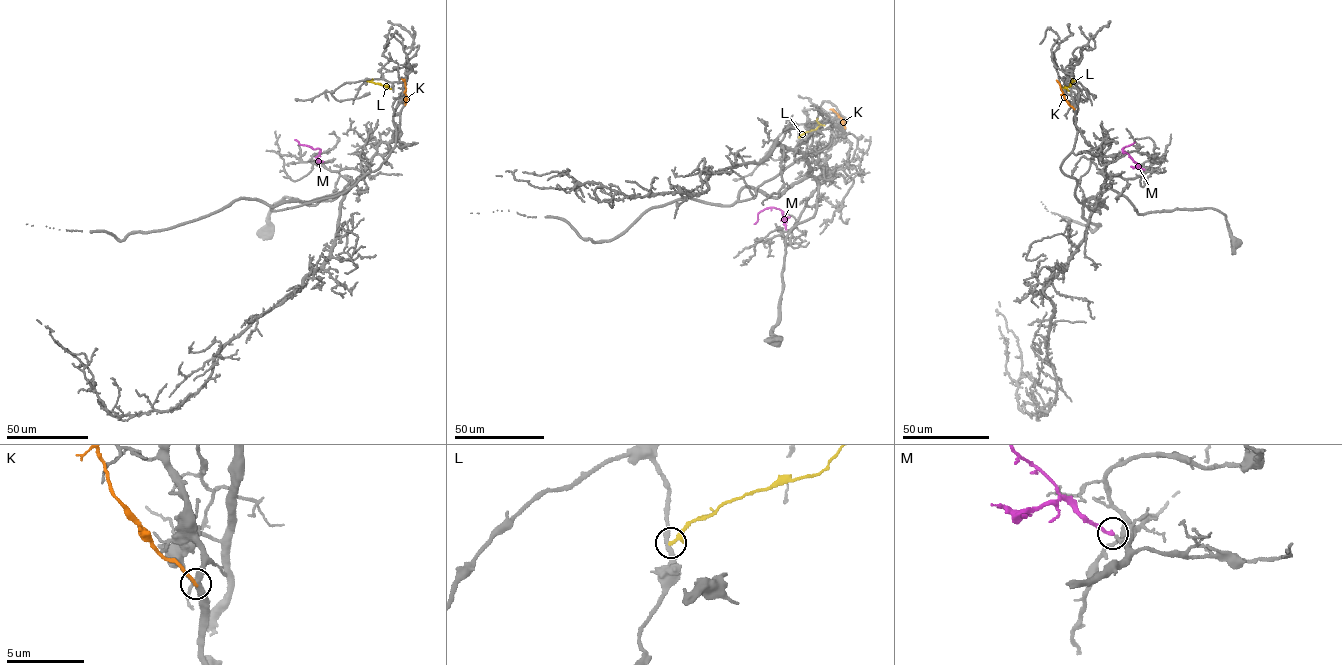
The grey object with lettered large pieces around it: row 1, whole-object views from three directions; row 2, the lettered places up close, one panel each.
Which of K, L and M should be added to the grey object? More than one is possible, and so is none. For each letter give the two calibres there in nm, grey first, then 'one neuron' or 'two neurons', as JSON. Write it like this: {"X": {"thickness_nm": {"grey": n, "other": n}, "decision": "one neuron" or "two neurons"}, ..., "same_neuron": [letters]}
{"K": {"thickness_nm": {"grey": 400, "other": 240}, "decision": "two neurons"}, "L": {"thickness_nm": {"grey": 200, "other": 260}, "decision": "two neurons"}, "M": {"thickness_nm": {"grey": 240, "other": 240}, "decision": "one neuron"}, "same_neuron": ["M"]}

